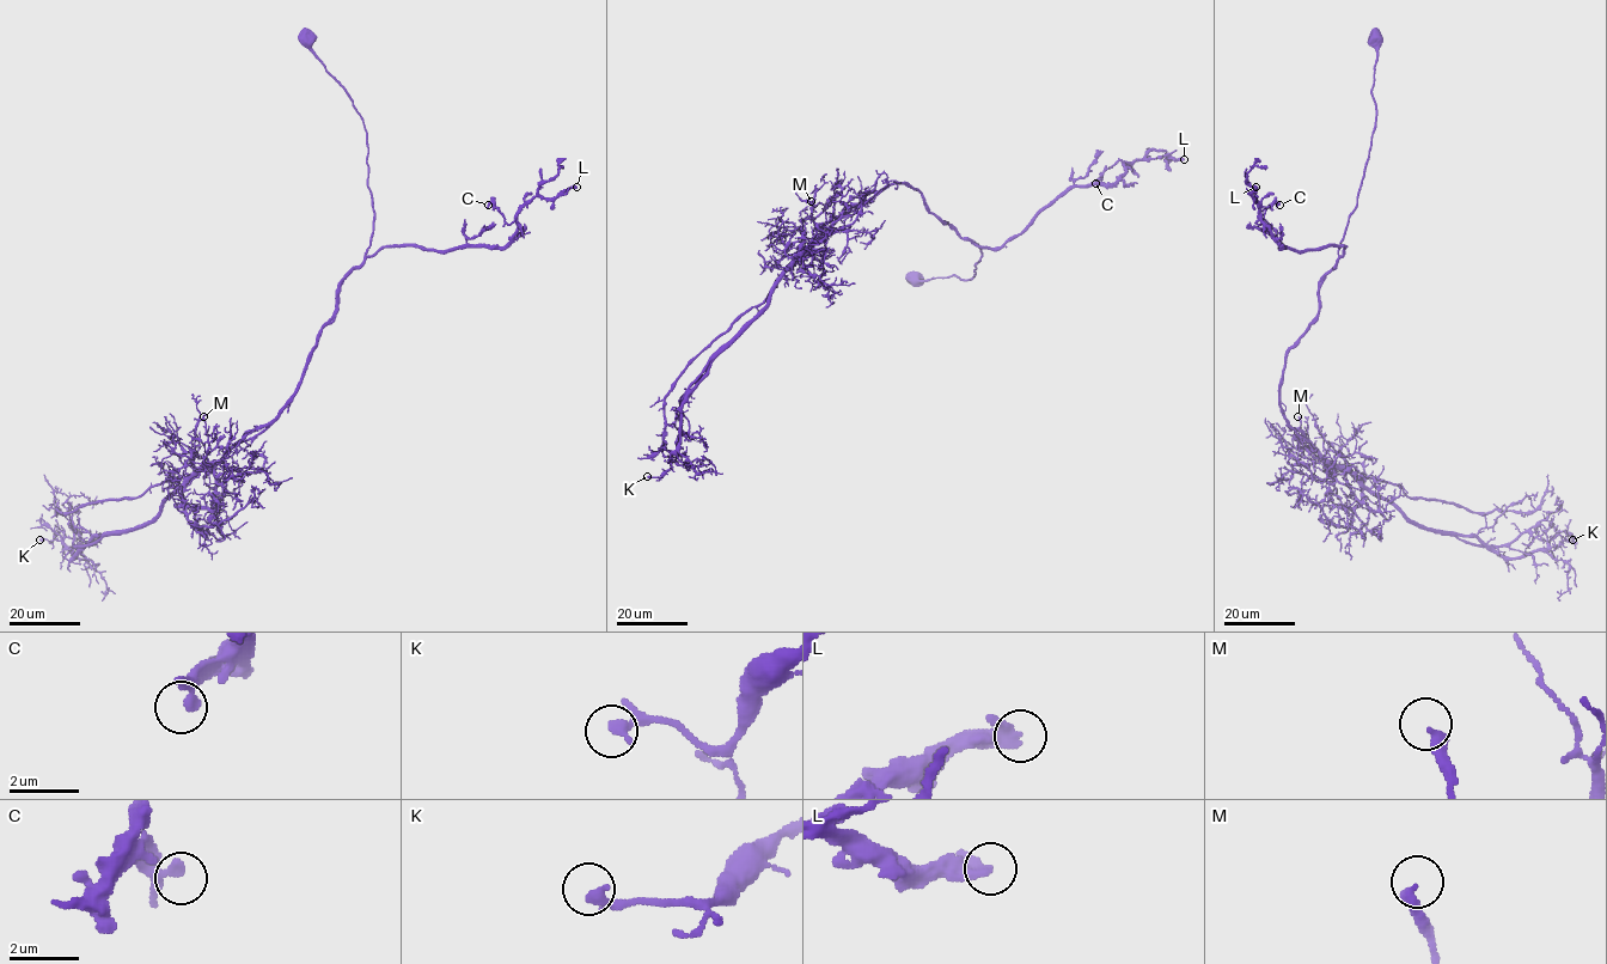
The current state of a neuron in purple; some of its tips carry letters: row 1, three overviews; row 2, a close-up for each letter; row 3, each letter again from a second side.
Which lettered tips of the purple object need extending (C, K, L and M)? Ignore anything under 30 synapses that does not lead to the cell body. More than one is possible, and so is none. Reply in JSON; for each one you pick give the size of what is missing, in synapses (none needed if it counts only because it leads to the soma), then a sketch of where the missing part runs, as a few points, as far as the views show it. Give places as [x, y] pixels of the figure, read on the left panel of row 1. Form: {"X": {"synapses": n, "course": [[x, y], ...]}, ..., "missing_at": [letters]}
{"L": {"synapses": 80}, "missing_at": ["L"]}

